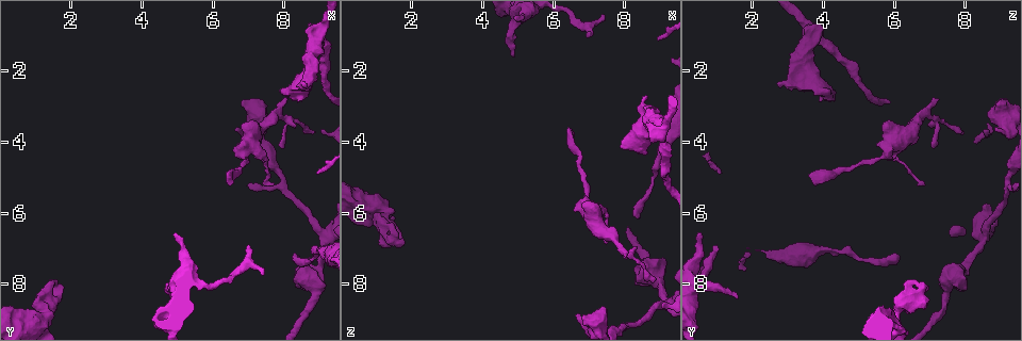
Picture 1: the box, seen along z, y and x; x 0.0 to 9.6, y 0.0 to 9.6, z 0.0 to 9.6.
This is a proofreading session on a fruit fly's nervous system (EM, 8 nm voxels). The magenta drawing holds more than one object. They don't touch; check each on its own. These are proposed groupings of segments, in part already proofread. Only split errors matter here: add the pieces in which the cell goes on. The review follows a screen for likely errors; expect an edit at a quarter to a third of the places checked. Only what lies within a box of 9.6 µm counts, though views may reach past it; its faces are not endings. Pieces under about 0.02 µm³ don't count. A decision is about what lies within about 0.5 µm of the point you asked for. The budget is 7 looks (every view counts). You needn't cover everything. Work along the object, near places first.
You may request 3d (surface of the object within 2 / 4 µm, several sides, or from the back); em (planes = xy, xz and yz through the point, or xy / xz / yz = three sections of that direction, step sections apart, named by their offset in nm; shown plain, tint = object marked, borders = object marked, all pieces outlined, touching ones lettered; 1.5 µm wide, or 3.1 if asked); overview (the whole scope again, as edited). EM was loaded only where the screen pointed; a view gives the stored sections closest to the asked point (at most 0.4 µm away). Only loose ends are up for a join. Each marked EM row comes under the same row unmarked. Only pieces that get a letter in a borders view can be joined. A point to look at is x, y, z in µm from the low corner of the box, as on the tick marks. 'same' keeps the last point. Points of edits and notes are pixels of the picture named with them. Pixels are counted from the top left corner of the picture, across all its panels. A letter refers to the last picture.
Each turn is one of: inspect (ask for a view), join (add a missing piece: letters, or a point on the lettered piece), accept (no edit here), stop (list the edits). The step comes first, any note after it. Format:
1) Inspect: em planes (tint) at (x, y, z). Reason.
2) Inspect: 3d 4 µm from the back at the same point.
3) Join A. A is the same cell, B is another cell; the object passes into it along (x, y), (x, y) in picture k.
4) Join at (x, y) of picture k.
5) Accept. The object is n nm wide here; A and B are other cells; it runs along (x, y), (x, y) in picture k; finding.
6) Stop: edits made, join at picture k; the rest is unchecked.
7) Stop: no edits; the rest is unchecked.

Inspect: em planes (borders) at (1.25, 8.40, 6.95). Free end.

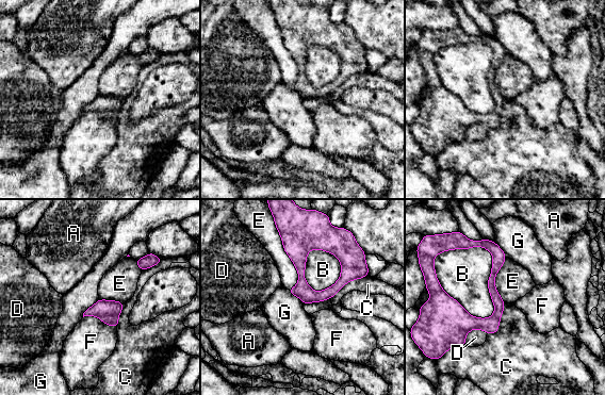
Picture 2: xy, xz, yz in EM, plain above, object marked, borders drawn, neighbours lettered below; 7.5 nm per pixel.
Accept. A, B, C, D, E, F and G are other cells; a border runs along (98, 298), (82, 316) in picture 2; no lettered piece goes on from it.

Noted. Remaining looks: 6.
Inspect: em planes (borders) at (6.40, 4.95, 3.60).

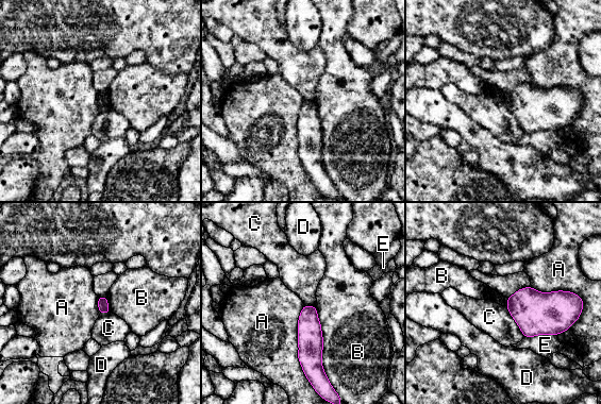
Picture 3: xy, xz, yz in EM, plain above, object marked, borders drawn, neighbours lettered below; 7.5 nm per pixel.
Accept. A, B, C, D and E are other cells; a border runs along (303, 305), (298, 360), (307, 377) in picture 3; none of them fits.

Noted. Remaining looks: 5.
Inspect: 3d 2 µm at (8.65, 2.30, 2.70). An open end.

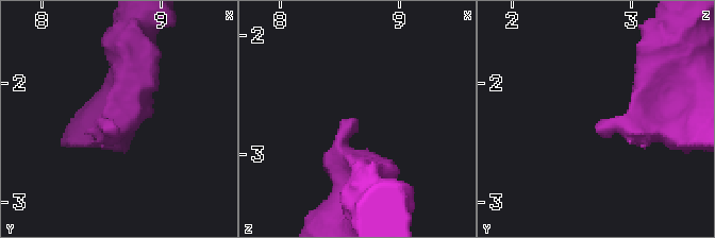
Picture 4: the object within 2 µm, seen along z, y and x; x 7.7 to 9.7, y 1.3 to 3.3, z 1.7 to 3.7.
Inspect: em planes (borders) at (8.62, 2.32, 2.70). Shape alone is not enough.

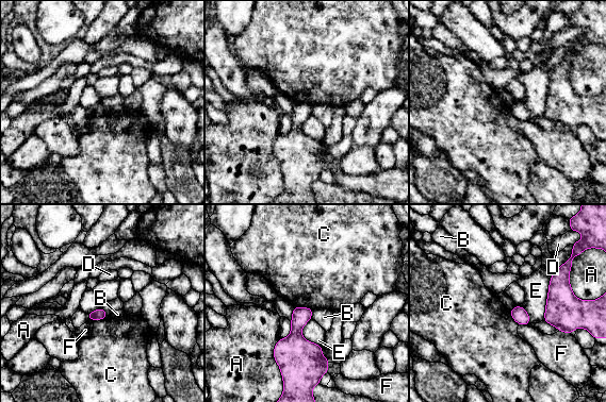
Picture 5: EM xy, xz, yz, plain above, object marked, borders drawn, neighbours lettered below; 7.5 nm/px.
Accept. A, B, C, D, E and F are other cells; no lettered piece goes on from it.

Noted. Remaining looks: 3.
Stop: no edits; the rest is unchecked.

